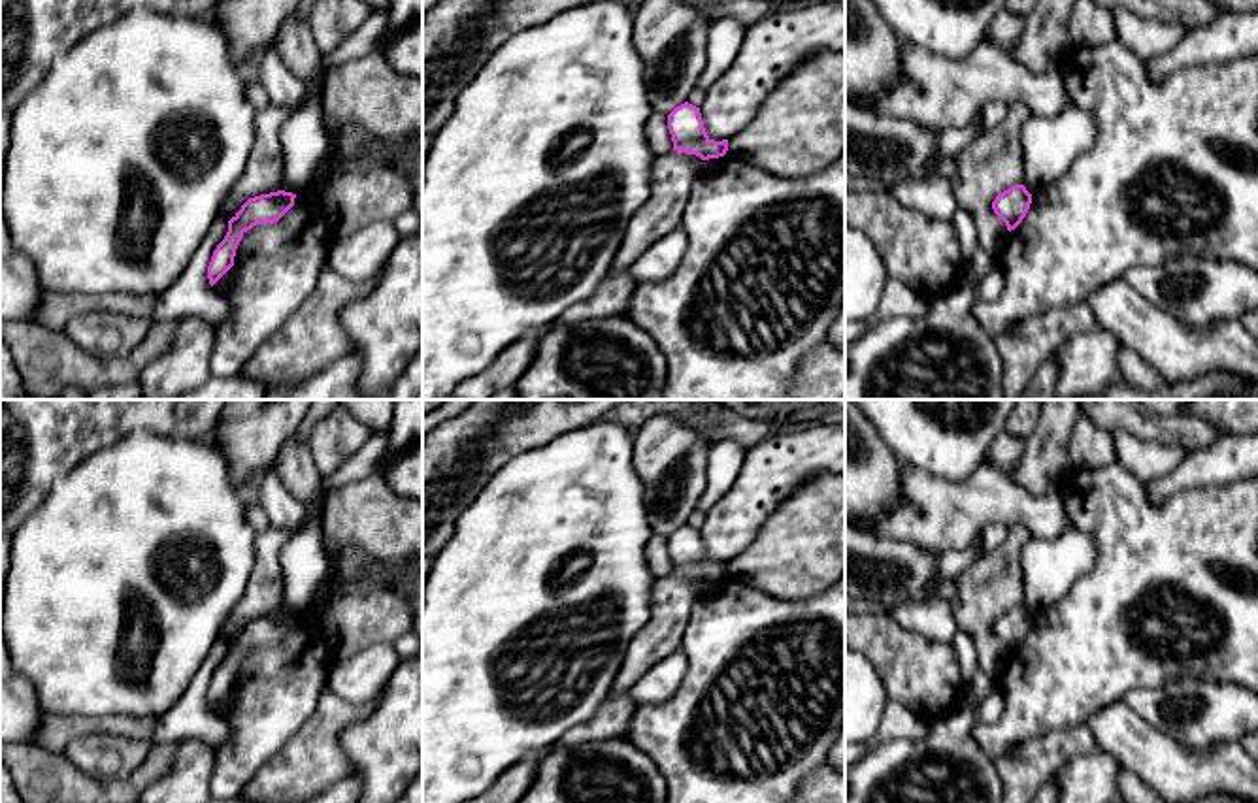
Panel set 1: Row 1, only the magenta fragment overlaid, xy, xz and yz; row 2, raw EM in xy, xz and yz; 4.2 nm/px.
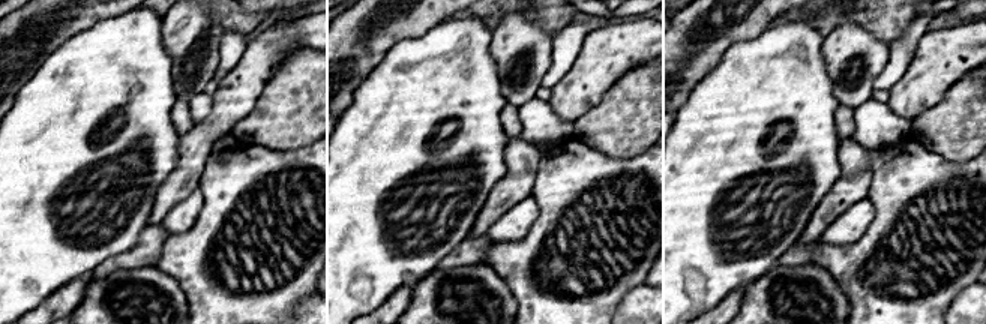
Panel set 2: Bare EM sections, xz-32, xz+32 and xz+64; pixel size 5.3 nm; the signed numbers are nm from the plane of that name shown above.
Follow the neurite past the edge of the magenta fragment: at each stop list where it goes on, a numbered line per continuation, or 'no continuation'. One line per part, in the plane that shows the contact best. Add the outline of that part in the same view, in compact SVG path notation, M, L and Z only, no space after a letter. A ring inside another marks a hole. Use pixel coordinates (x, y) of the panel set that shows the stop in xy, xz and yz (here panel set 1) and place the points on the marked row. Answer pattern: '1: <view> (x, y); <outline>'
no continuation

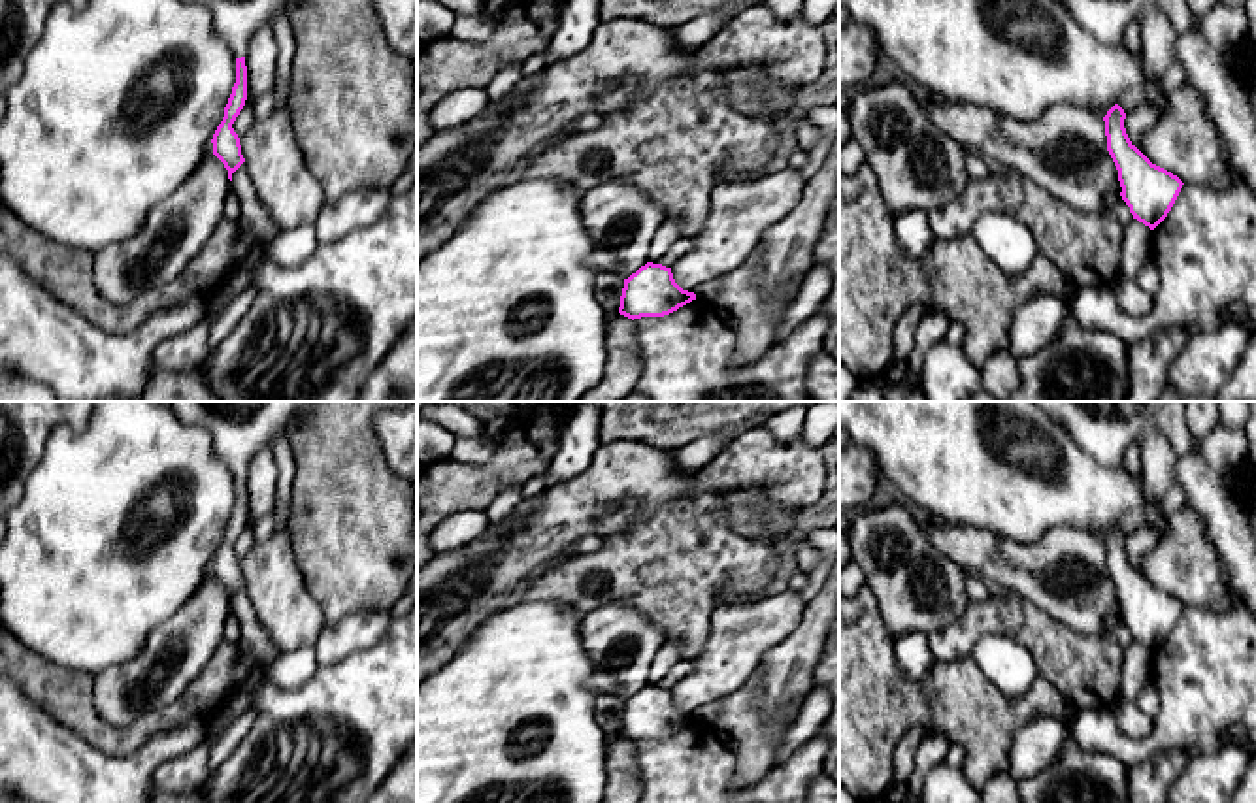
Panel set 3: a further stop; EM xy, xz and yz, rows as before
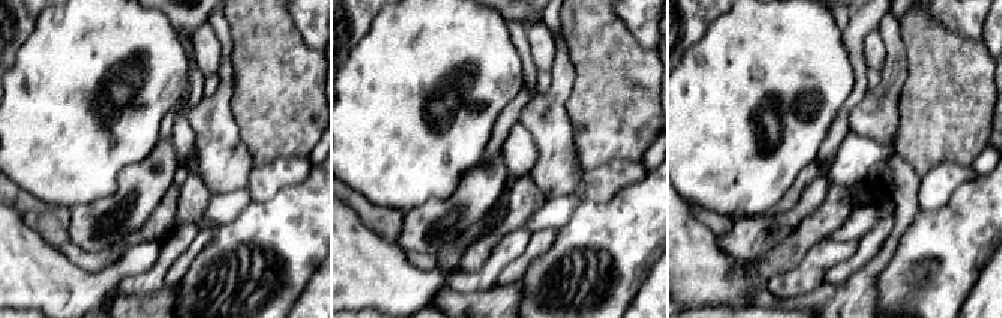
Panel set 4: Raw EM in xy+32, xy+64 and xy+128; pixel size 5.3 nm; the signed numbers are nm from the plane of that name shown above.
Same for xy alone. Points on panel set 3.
1: xy (234, 21); M187 0L202 4L211 13L215 34L232 49L236 58L245 57L249 40L268 26L273 17L287 15L296 0Z

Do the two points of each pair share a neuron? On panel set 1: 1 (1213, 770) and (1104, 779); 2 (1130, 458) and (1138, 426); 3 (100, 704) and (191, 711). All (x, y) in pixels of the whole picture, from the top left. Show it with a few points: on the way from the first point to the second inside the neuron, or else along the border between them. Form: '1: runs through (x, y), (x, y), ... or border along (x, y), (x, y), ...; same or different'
1: border along (1100, 749), (1108, 751), (1121, 766); different
2: border along (1113, 432), (1125, 430), (1179, 447); different
3: border along (195, 671), (185, 692), (157, 717); different

